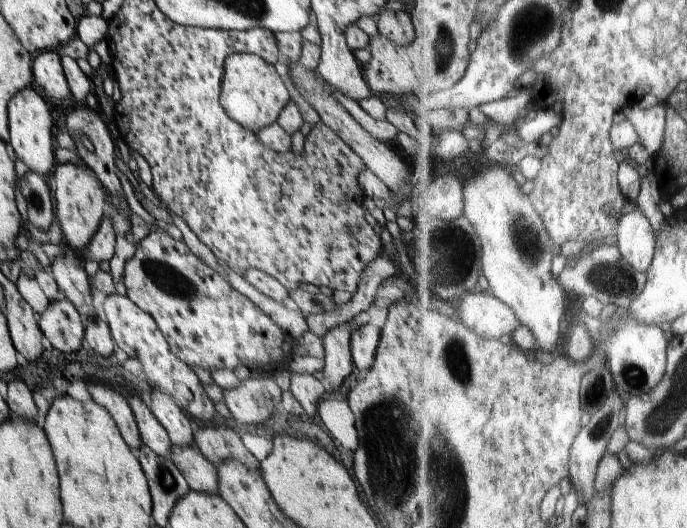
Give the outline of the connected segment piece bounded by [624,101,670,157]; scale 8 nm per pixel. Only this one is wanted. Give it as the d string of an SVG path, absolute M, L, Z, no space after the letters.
M661 102L650 109L640 108L640 106L628 106L624 110L628 120L634 123L634 126L640 132L641 144L648 147L648 150L656 157L656 154L664 148L667 141L669 128L670 106L667 102Z

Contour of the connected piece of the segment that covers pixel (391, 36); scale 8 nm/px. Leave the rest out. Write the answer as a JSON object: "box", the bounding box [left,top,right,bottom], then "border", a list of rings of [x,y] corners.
{"box":[377,7,415,46],"border":[[[398,7],[395,11],[385,9],[380,12],[377,28],[379,34],[395,45],[408,46],[415,38],[415,26],[407,8]]]}

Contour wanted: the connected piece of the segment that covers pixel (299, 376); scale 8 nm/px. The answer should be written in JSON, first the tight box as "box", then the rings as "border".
{"box":[291,372,327,416],"border":[[[308,372],[291,373],[291,392],[308,416],[316,416],[319,402],[327,395],[327,391],[325,382],[318,380],[314,375]]]}

